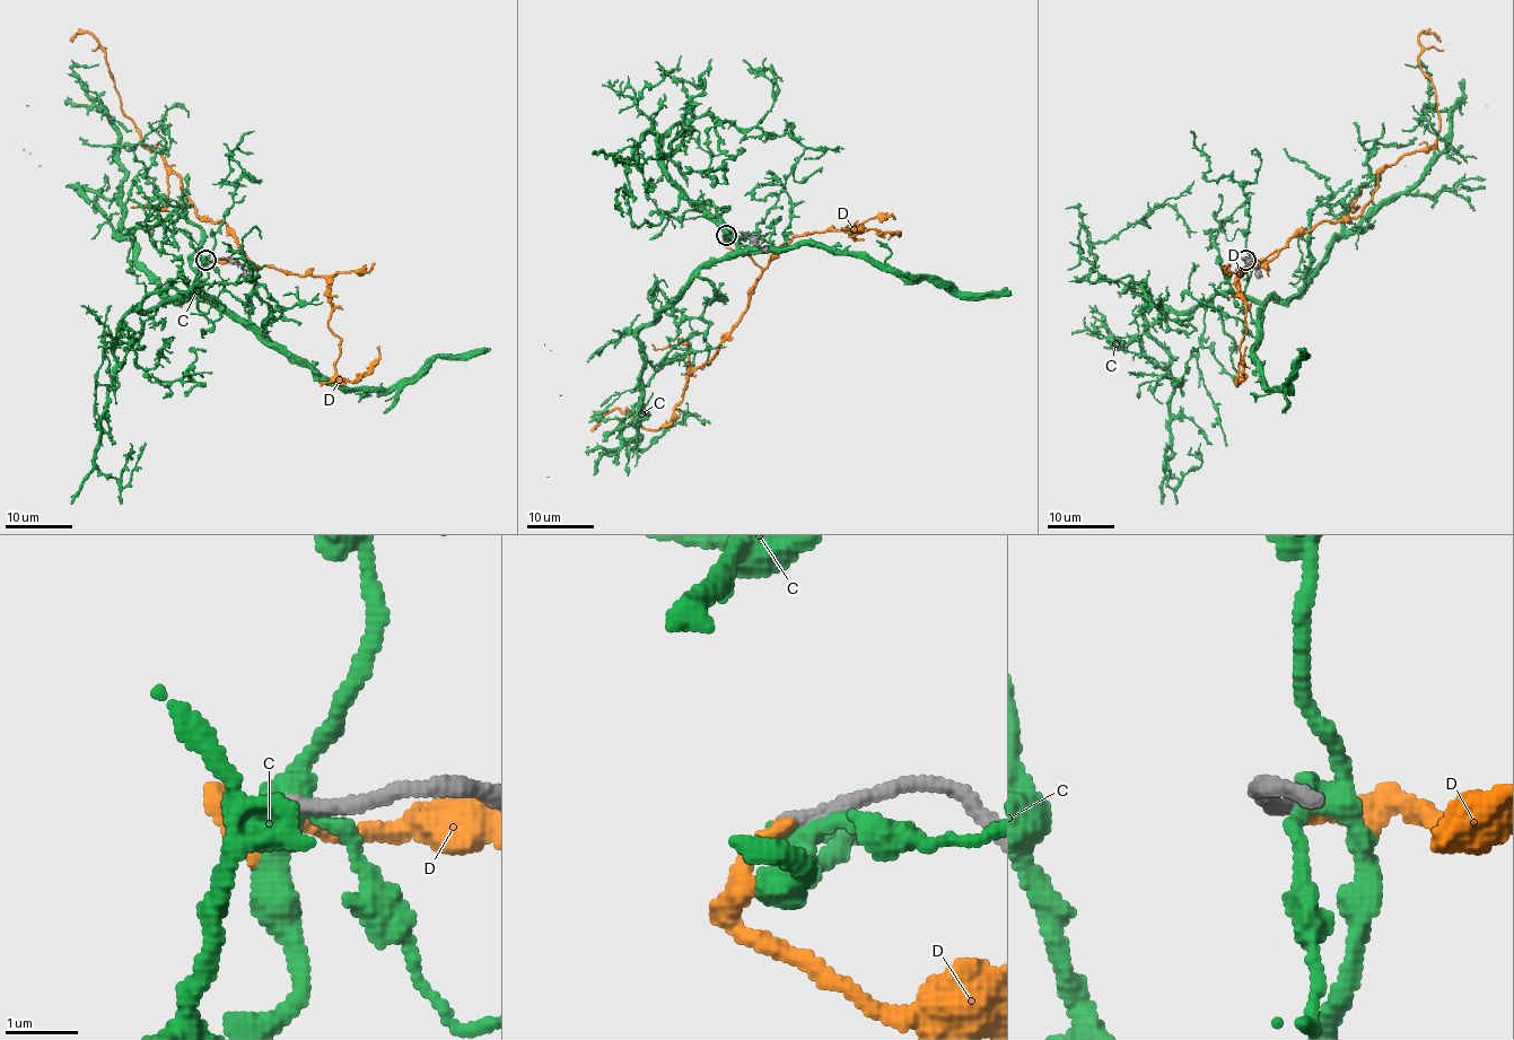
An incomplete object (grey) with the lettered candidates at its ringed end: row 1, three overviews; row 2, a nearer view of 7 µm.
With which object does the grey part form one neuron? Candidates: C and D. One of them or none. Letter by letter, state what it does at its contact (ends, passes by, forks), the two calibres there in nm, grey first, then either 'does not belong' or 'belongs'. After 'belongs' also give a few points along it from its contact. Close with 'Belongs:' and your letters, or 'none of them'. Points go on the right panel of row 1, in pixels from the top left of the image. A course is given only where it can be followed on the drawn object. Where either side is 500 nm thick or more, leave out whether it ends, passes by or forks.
C: it forks; calibres 220 and 320 nm; does not belong
D: it ends; calibres 190 and 200 nm; does not belong
Belongs: none of them

